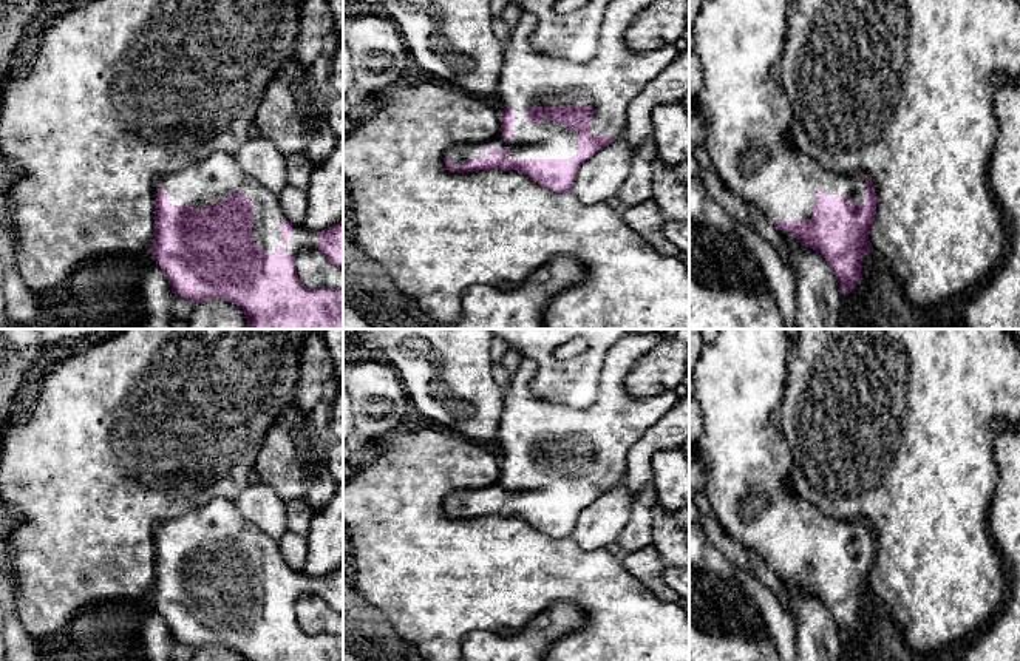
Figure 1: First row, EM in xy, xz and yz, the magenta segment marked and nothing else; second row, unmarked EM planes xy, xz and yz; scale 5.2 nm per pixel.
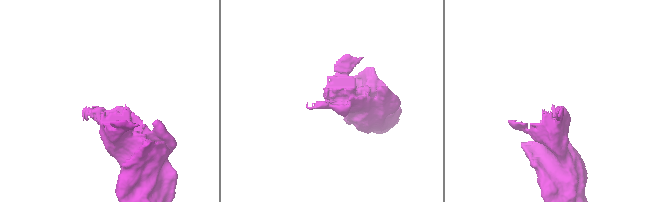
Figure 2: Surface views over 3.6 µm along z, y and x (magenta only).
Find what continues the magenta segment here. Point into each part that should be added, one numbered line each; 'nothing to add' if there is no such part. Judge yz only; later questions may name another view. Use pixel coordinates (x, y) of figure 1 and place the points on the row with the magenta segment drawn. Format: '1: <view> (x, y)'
1: yz (736, 40)

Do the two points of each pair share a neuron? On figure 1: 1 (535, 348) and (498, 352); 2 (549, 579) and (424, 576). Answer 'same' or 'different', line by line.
1: different
2: same

